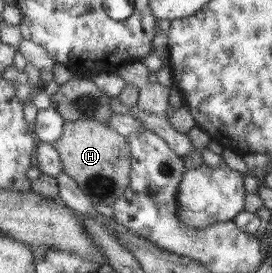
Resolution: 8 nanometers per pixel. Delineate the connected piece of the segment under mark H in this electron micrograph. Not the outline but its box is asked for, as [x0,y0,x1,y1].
[52,119,130,206]

